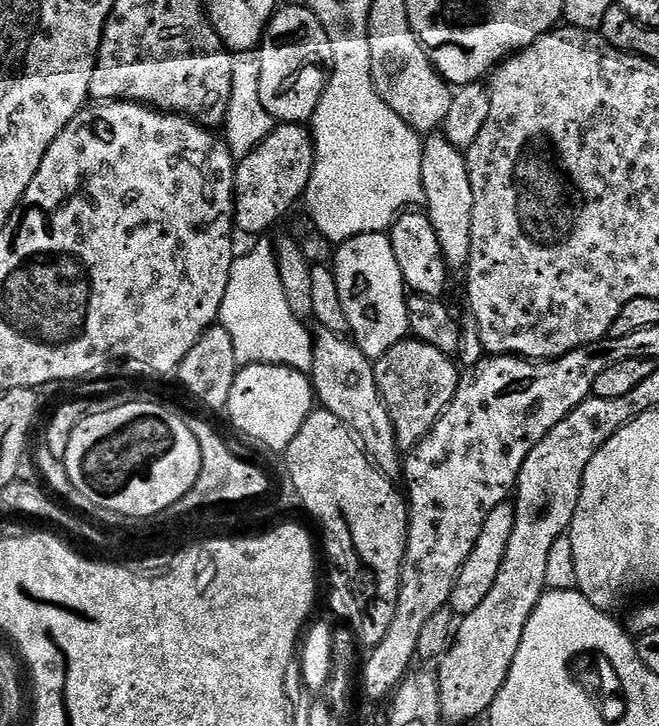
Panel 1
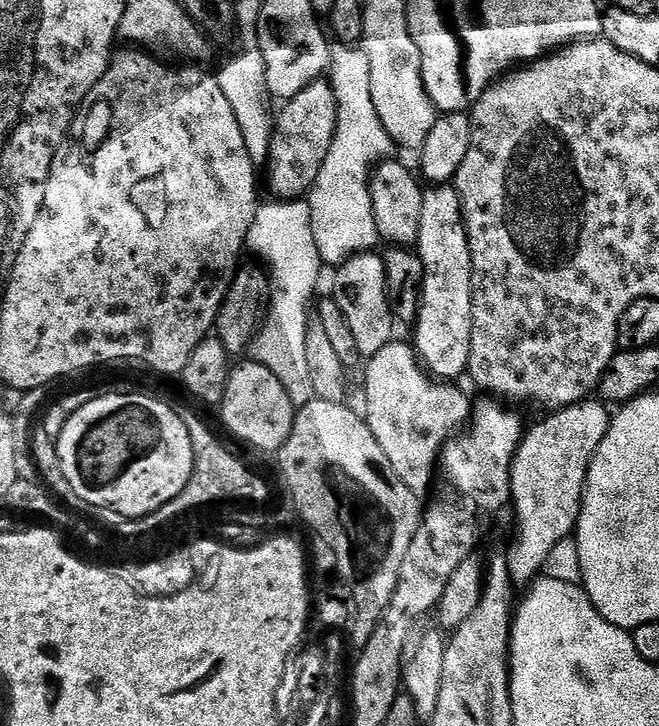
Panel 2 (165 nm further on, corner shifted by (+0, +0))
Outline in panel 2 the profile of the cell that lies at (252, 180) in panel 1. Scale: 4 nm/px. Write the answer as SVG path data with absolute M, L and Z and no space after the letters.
M318 79L281 108L284 109L280 117L275 117L269 142L268 188L277 200L298 200L307 197L315 186L322 162L326 162L326 154L330 154L337 118L334 90L327 79Z

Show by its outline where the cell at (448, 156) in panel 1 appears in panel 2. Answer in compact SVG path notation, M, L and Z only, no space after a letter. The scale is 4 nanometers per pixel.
M432 186L422 198L422 218L415 247L422 266L424 278L420 290L420 310L416 313L414 347L420 363L431 375L452 382L456 376L464 376L470 358L470 338L472 337L472 263L470 246L464 225L464 211L460 208L460 195L452 186Z

